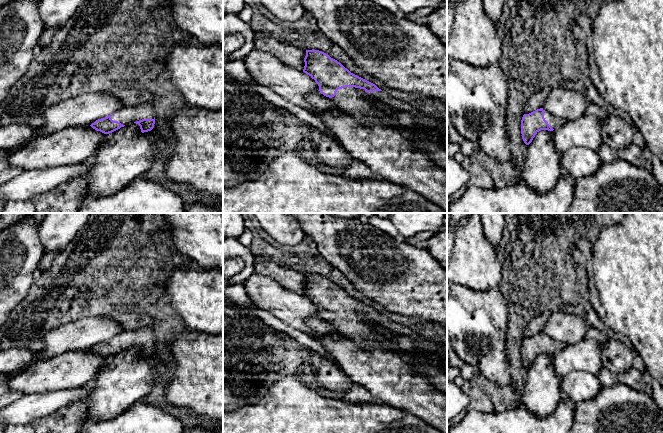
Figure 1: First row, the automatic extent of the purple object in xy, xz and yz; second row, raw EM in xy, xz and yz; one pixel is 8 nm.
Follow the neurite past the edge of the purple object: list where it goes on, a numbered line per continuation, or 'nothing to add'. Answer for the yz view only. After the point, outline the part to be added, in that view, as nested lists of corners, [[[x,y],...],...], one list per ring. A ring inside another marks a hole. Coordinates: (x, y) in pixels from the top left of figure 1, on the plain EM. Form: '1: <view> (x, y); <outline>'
1: yz (554, 346); [[[546,335],[544,336],[544,342],[553,353],[557,353],[566,347],[566,344],[554,341]]]

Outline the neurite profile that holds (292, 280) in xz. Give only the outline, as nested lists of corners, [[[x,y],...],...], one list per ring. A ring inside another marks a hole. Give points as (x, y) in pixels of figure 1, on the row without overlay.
[[[272,259],[254,260],[254,271],[260,275],[271,277],[281,287],[303,295],[306,274],[283,267]]]

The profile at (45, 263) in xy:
[[[45,252],[38,265],[37,274],[41,274],[41,273],[44,273],[45,271],[49,270],[54,258],[58,254],[59,254],[59,252]]]

